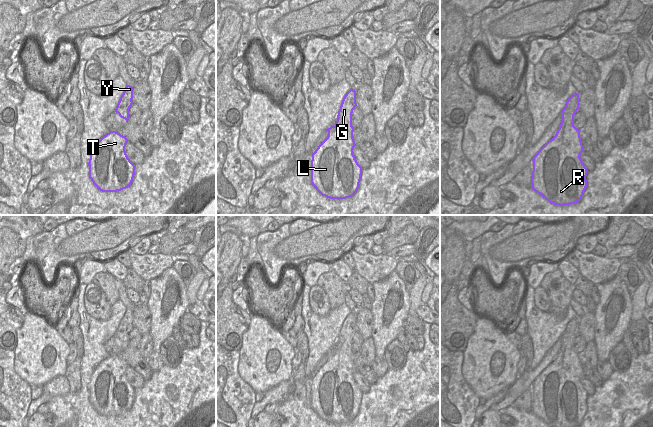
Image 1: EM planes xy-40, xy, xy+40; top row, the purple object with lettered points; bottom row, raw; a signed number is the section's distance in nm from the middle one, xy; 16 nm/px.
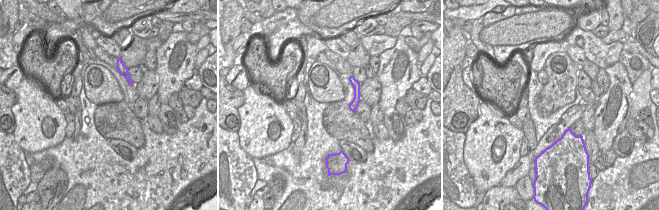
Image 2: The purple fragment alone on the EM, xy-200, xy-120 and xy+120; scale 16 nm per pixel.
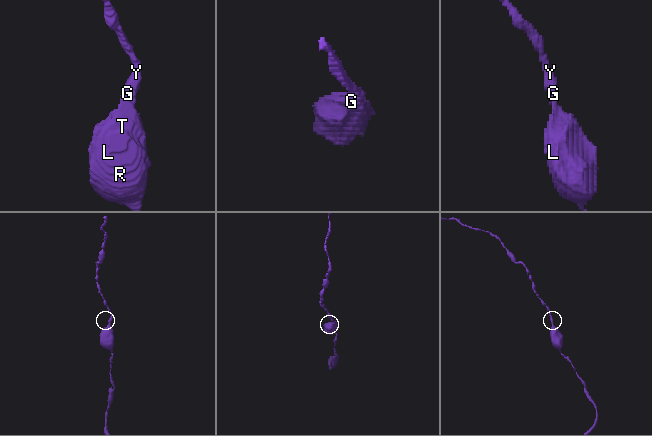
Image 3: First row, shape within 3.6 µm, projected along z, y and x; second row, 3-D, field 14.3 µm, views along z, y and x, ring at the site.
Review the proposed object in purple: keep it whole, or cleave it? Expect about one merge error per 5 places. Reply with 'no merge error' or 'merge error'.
no merge error

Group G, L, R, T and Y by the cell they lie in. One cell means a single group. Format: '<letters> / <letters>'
G L R T Y

